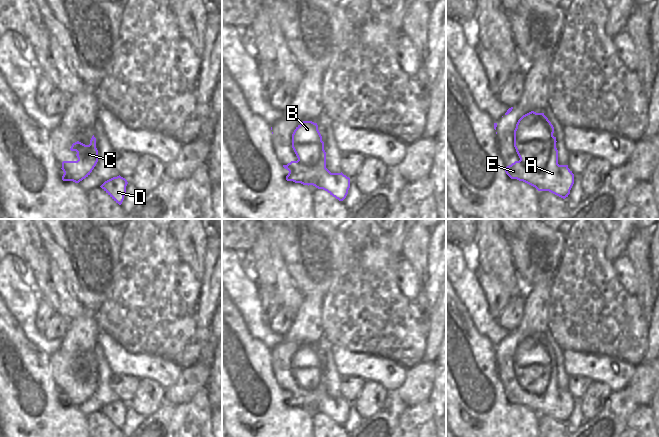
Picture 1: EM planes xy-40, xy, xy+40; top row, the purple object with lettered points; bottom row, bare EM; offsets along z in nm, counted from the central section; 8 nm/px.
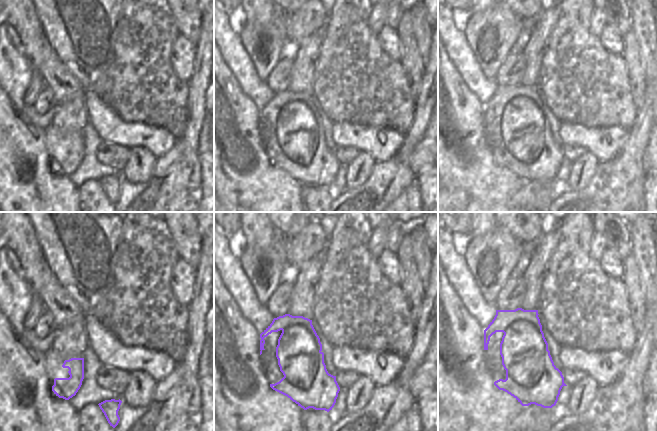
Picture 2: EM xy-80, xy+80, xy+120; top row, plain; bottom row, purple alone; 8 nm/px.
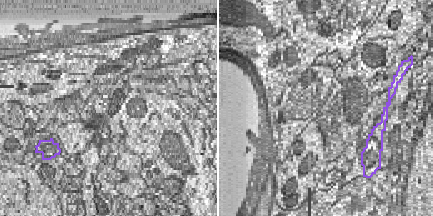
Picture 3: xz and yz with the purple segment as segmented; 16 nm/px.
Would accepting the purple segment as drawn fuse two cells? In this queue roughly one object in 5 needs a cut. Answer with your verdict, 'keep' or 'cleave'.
keep

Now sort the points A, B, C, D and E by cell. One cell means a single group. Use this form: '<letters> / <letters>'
A B C D E

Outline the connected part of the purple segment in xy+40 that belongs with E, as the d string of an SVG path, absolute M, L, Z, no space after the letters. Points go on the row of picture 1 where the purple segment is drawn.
M531 111L523 115L514 130L514 147L520 160L504 170L511 179L565 199L574 184L574 174L568 165L558 164L553 133L554 127L544 113Z

